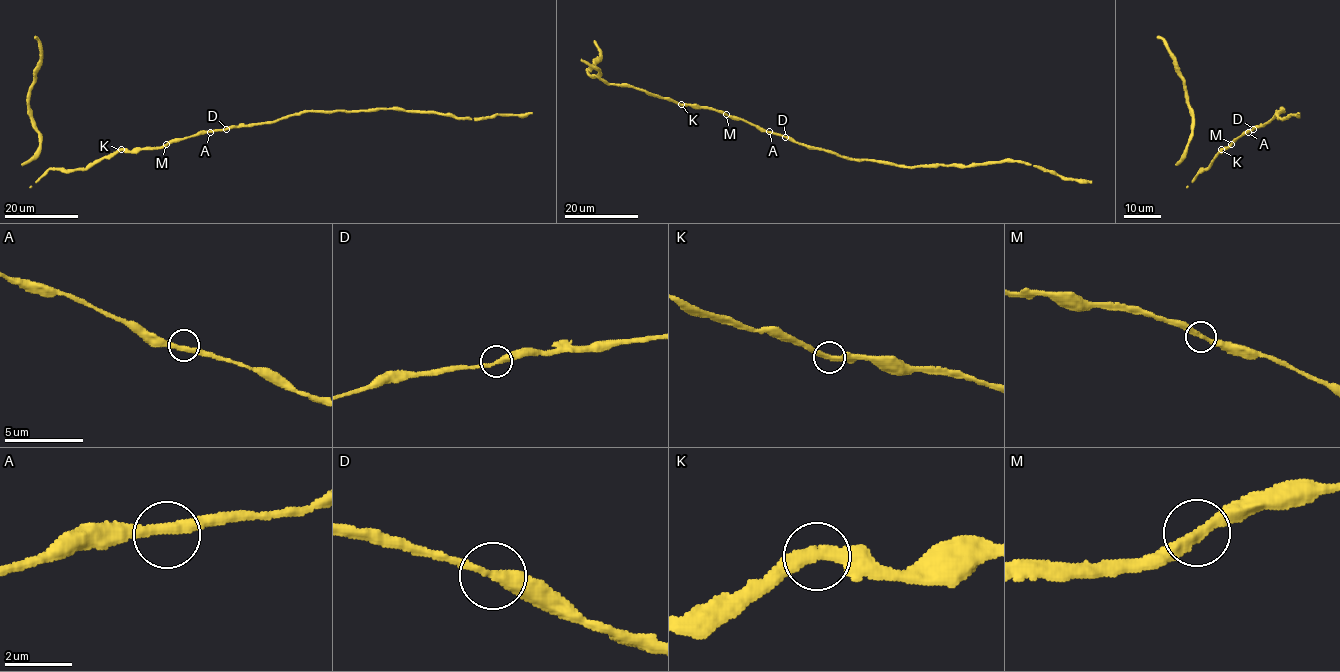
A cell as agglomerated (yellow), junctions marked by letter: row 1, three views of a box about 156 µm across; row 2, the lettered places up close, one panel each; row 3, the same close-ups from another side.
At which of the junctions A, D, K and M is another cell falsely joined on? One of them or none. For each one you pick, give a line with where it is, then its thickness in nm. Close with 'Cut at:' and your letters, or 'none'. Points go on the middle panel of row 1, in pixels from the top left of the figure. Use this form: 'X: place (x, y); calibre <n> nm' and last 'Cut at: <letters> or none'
Cut at: none

